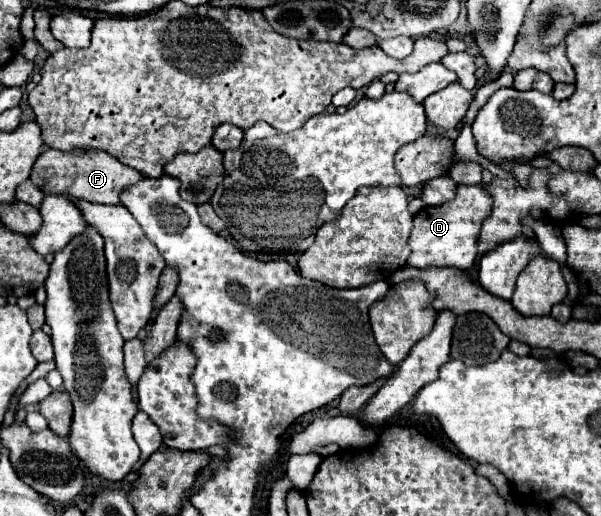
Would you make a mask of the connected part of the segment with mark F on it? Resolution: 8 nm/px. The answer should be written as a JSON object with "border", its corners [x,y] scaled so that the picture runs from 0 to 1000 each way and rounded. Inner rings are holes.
{"border":[[[80,287],[57,314],[50,349],[73,376],[110,376],[110,380],[123,380],[123,384],[140,384],[146,391],[193,399],[193,395],[200,395],[203,364],[236,349],[236,337],[220,329],[216,322],[206,322],[190,302],[183,302],[183,298],[170,295],[170,291],[123,287],[116,295],[103,295],[103,291]]]}

